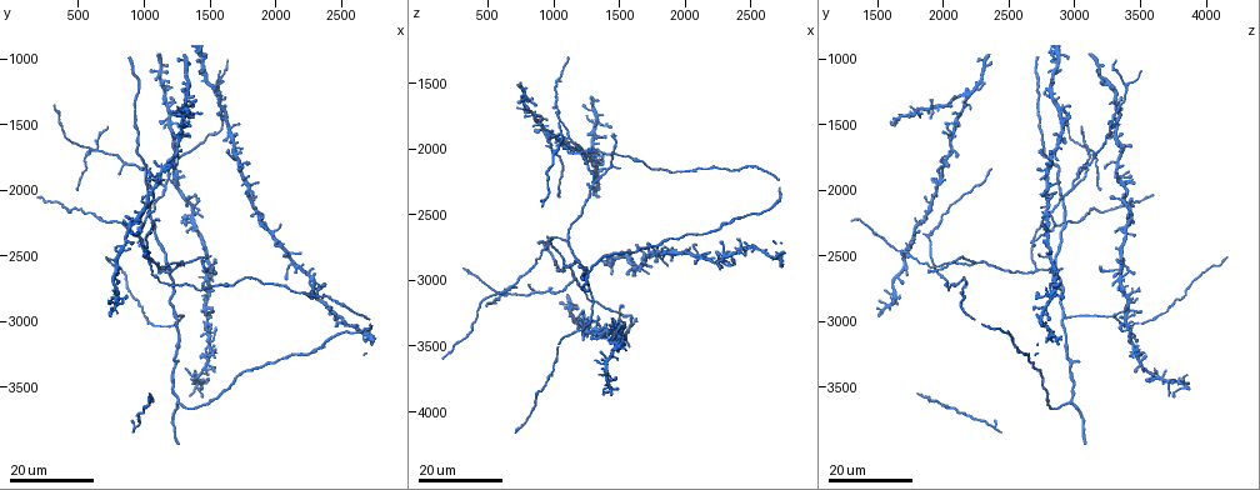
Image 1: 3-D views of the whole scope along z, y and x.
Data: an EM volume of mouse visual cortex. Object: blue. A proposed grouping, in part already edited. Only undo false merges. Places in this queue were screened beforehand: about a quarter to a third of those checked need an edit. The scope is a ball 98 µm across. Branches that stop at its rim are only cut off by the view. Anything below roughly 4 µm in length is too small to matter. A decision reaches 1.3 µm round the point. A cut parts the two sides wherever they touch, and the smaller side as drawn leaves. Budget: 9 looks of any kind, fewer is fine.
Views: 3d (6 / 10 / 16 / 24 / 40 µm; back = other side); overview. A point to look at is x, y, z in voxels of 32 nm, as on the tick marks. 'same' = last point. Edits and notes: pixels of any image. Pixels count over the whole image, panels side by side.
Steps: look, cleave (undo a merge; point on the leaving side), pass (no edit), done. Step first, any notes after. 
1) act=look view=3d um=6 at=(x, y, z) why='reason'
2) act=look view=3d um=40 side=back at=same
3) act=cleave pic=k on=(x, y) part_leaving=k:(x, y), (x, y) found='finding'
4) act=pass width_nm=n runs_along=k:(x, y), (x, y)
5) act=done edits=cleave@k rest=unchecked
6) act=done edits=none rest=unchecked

act=look view=3d um=24 at=(2120, 2560, 2820) why='a fork'

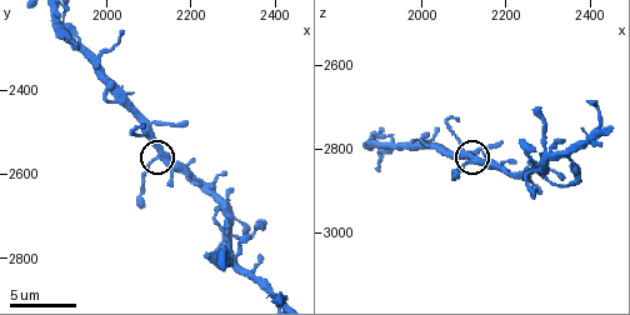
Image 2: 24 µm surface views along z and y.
act=look view=3d um=6 at=(2130, 2555, 2825) why='zoom in'

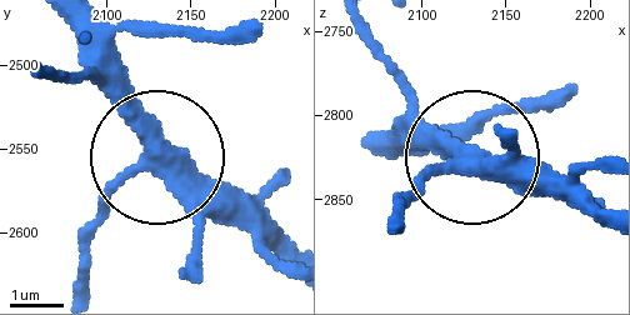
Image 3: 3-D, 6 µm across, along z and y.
act=pass side_arm_um=5 arms=3 found='one cell here'

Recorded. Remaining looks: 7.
act=look view=3d um=24 at=(1300, 2540, 2240)

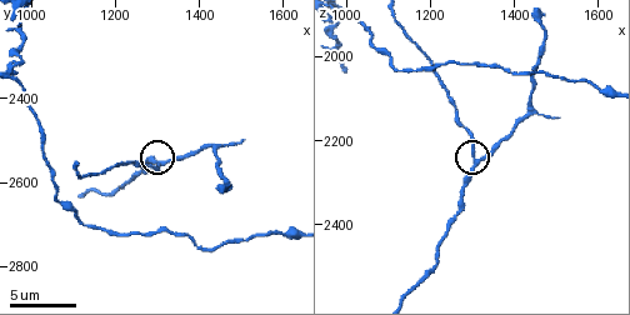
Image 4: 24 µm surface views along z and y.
act=look view=3d um=10 at=(1315, 2555, 2245)

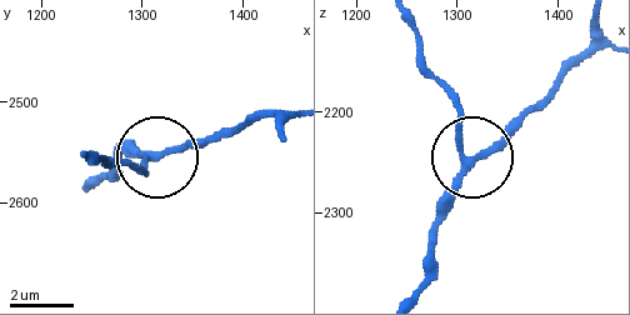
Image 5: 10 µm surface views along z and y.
act=pass width_nm=190 runs_along=5:(86, 188), (124, 150), (164, 155), (234, 134) found='one cell here'

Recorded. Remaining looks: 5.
act=look view=3d um=16 at=(1040, 2460, 1680) why='thin arm on a thick one'

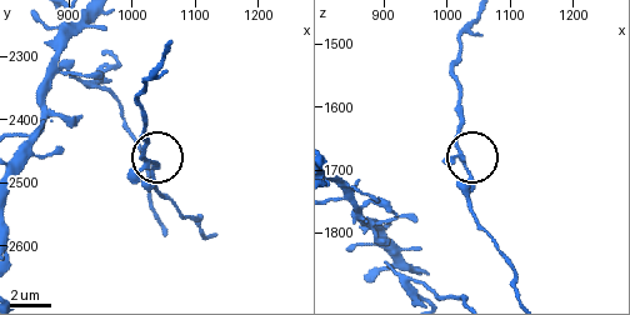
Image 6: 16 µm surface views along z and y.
act=look view=3d um=10 at=(1025, 2470, 1680) why='zoom in'

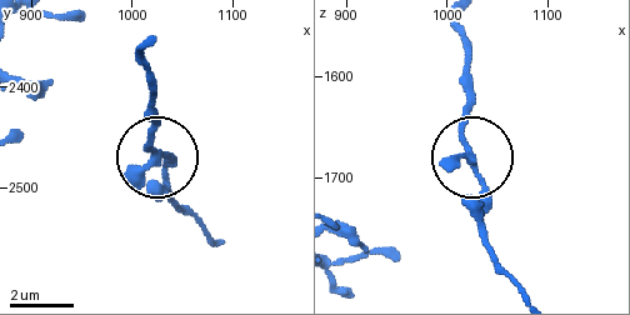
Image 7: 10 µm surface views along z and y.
act=pass arms=3 runs_along=7:(218, 241), (171, 195), (166, 158), (150, 146), (150, 123) found='one cell here'

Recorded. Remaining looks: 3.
act=look view=3d um=16 at=(1160, 1960, 2980) why='side arm on a straight run'

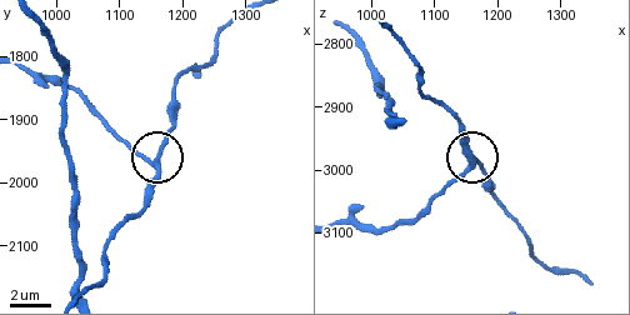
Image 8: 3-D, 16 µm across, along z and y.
act=look view=3d um=10 at=(1160, 1965, 2985) why='closer look'

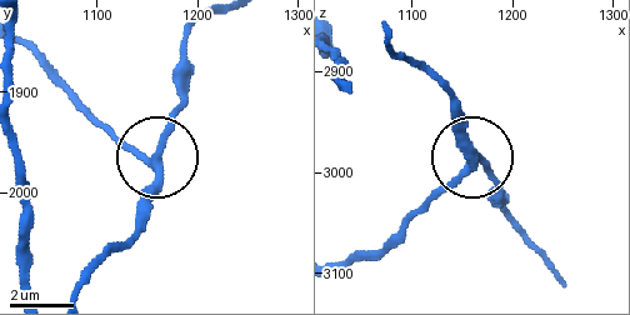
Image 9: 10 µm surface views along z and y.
act=pass width_nm=260 runs_along=9:(385, 35), (439, 84), (455, 131), (474, 156), (404, 226) found='all the same cell'

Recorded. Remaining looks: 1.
act=done edits=none rest=unchecked

